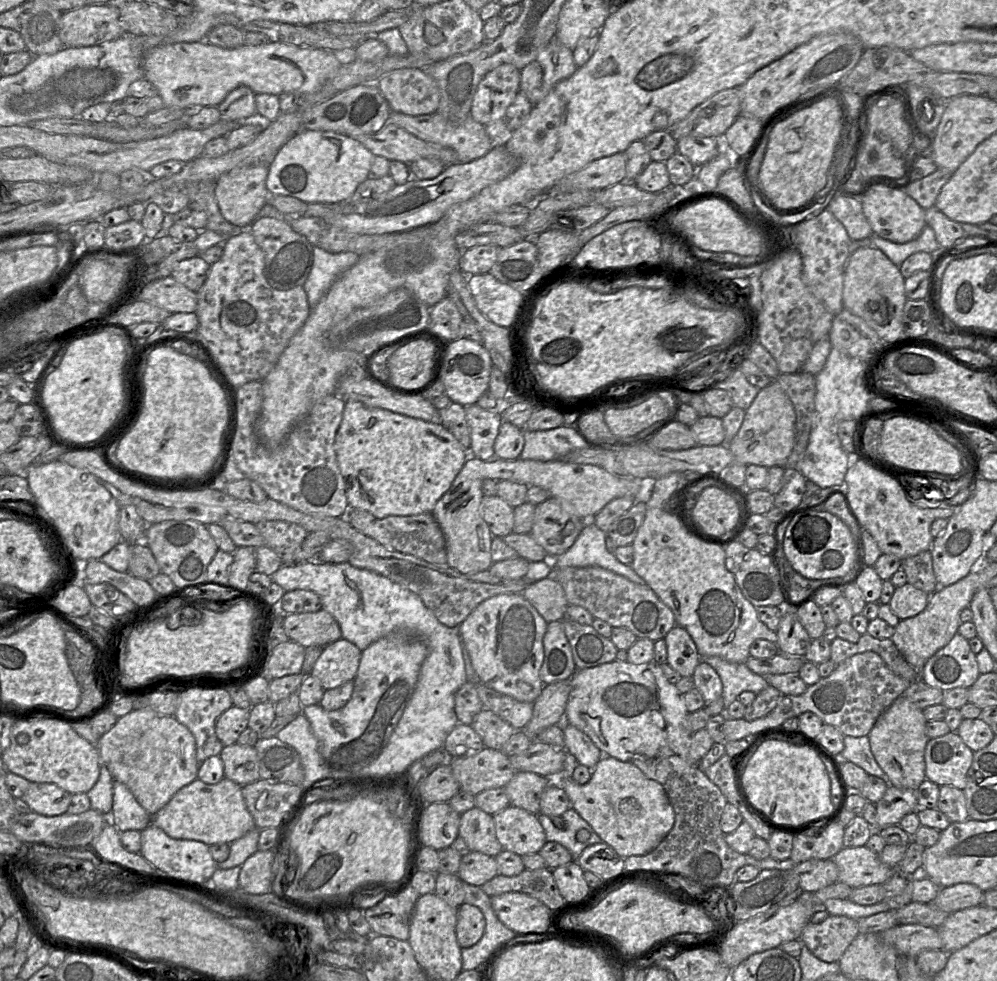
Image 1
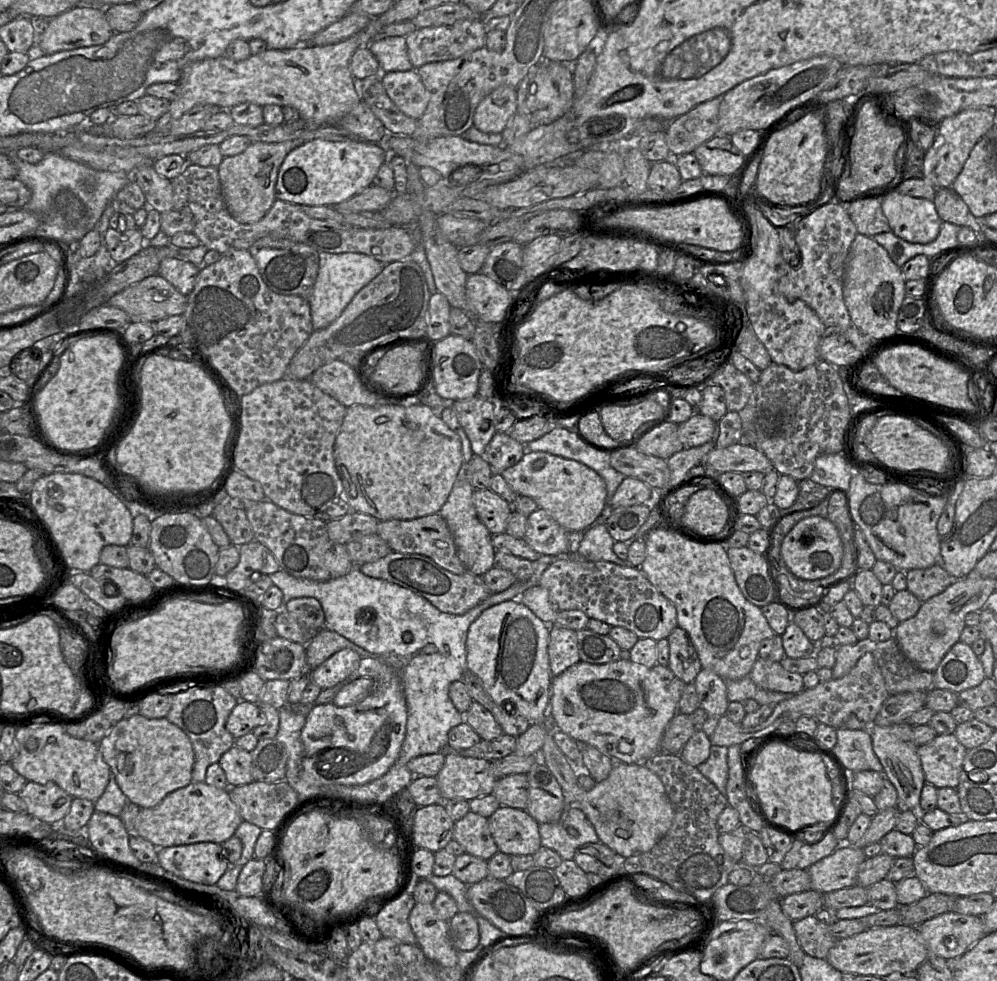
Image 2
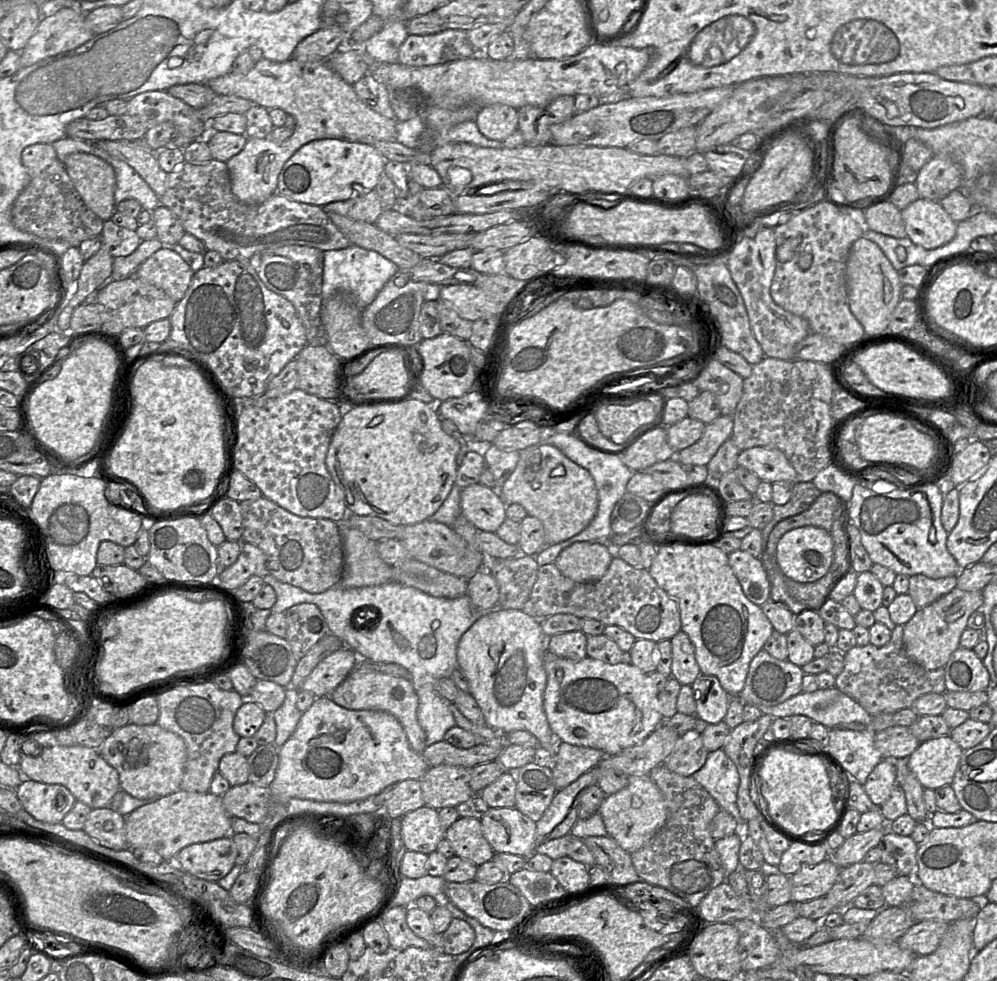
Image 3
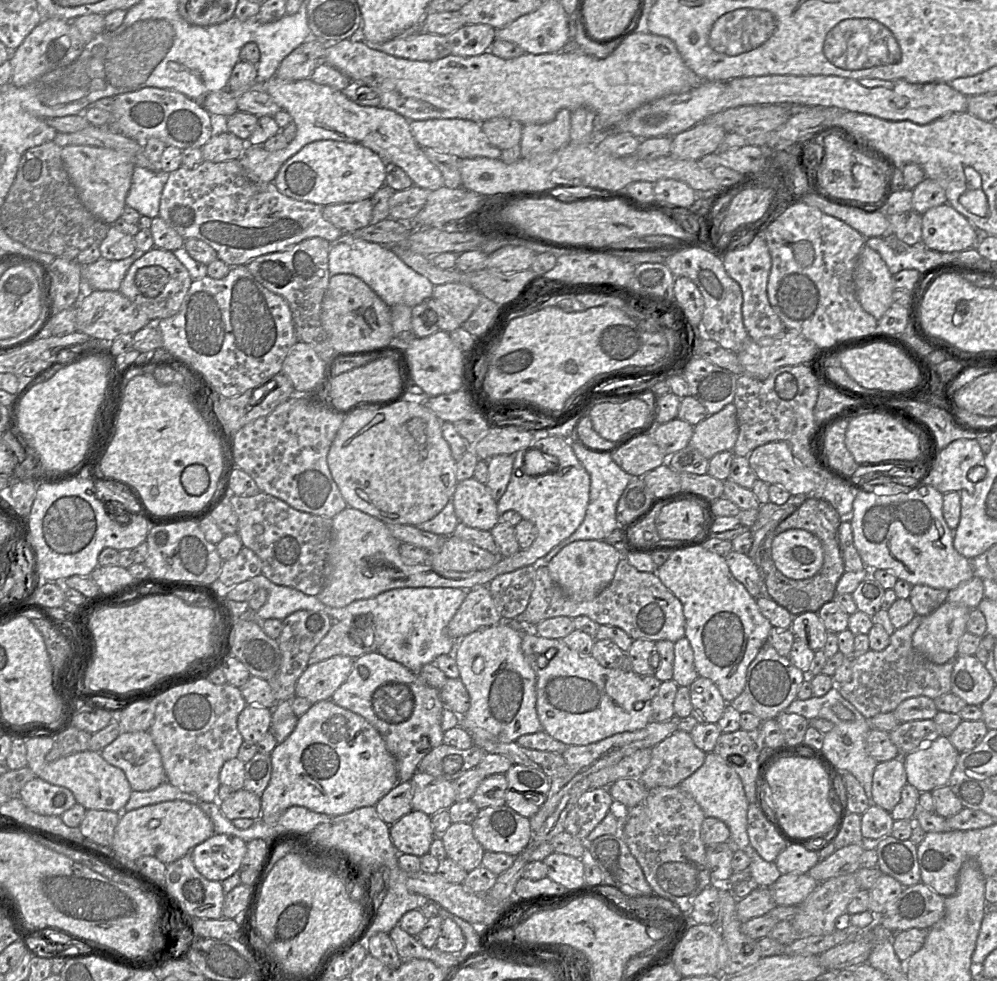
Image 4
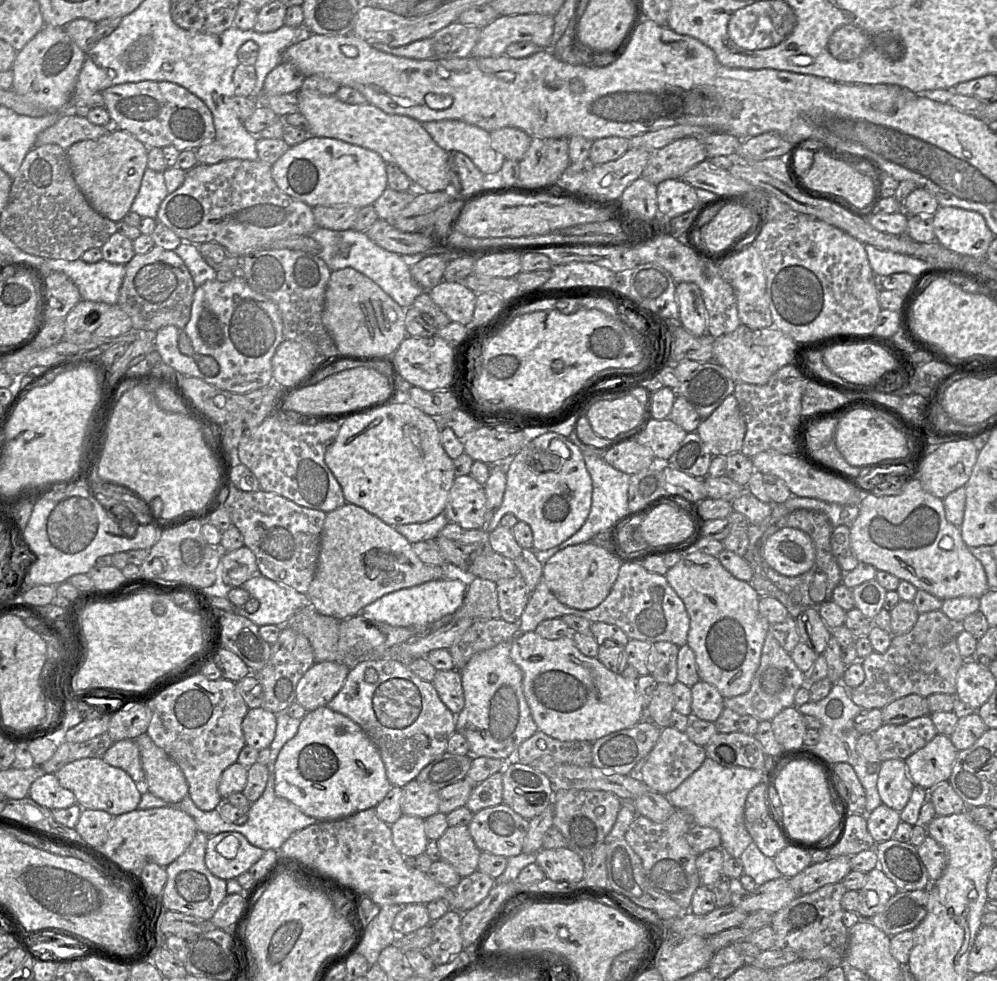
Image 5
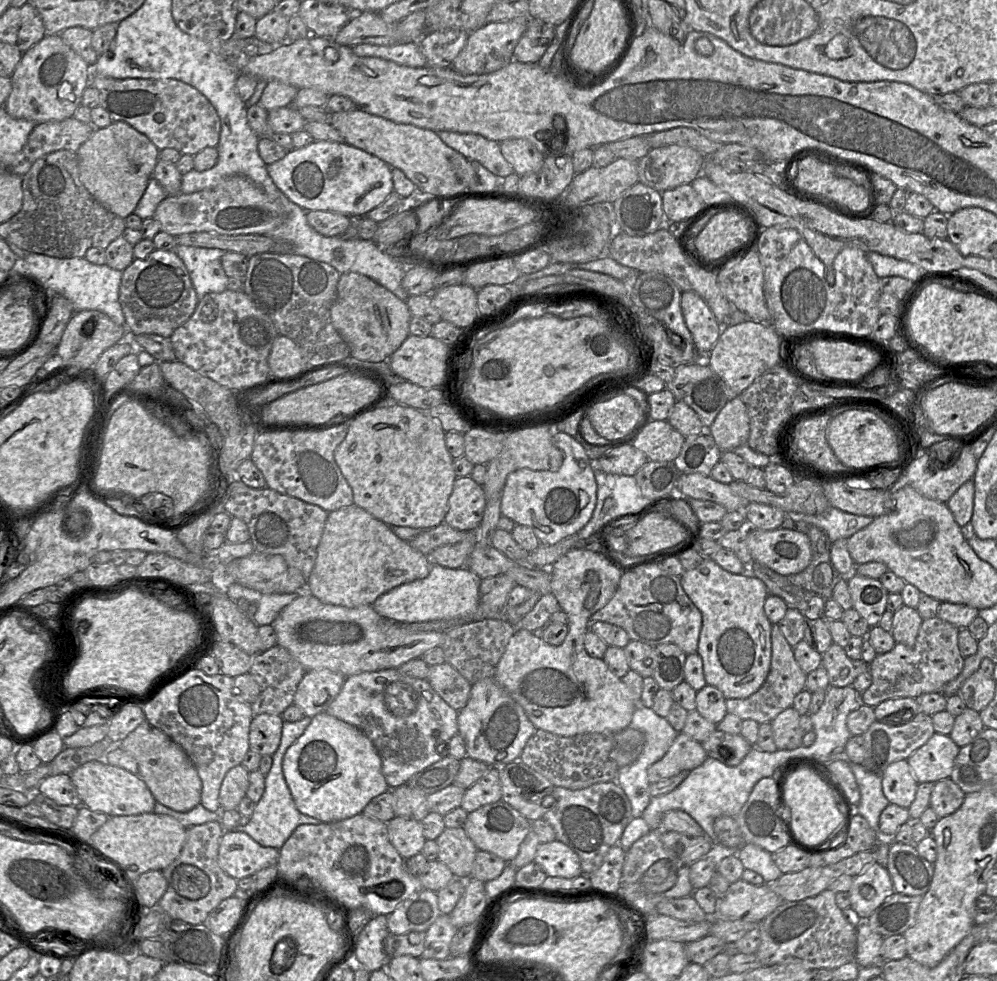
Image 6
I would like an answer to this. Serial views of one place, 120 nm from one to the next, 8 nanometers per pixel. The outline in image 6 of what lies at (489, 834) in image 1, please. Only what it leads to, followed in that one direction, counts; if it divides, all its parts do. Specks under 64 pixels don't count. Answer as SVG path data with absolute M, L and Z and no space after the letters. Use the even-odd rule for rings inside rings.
M446 828L436 839L438 860L453 873L455 879L469 879L478 851L464 828Z

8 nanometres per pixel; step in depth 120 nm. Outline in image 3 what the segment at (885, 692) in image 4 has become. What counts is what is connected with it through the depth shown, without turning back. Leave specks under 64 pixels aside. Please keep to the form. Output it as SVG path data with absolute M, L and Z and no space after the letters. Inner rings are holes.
M896 625L890 641L884 646L869 643L851 648L844 655L842 672L835 678L835 687L871 716L911 708L913 702L924 694L946 691L944 668L927 670L911 660L904 648L903 630L903 625Z

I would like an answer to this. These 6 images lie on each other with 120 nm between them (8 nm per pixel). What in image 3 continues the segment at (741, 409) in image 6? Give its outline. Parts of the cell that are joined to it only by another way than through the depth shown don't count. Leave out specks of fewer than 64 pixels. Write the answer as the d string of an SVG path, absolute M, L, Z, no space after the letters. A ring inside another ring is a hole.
M720 415L706 424L701 438L691 446L680 450L676 459L681 465L707 466L719 447L731 437L732 431L732 416Z

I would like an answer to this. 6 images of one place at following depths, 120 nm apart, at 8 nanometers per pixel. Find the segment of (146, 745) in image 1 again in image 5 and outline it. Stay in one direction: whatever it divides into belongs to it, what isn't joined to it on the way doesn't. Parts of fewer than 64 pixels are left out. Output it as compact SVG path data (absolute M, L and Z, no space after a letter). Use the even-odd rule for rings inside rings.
M125 739L114 742L102 759L113 767L123 769L138 785L144 785L145 772L135 740Z

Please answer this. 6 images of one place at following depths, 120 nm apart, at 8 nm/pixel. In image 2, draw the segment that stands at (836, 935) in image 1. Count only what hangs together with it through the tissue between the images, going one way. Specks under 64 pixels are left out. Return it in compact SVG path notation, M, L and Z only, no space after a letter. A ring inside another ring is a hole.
M815 916L794 921L793 928L804 953L814 958L826 959L830 949L840 940L832 935L828 924Z

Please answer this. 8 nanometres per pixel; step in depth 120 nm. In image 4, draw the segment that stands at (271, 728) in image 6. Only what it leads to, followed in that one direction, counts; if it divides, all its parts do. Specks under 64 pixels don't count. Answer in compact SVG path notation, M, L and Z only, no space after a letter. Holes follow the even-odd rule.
M246 705L238 717L238 730L244 741L260 742L272 728L272 710L266 707Z

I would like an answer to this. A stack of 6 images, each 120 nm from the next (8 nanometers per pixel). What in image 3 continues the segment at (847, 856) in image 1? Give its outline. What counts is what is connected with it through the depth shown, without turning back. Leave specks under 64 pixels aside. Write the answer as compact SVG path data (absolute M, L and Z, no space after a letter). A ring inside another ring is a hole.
M831 858L812 866L802 866L790 876L791 902L803 903L825 895L833 887L842 868Z

